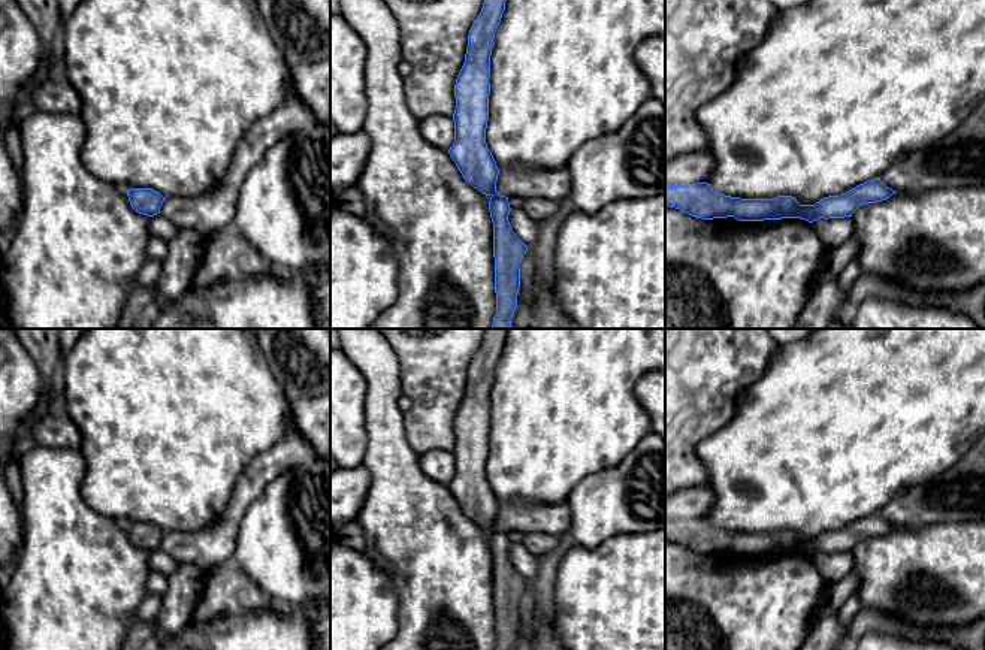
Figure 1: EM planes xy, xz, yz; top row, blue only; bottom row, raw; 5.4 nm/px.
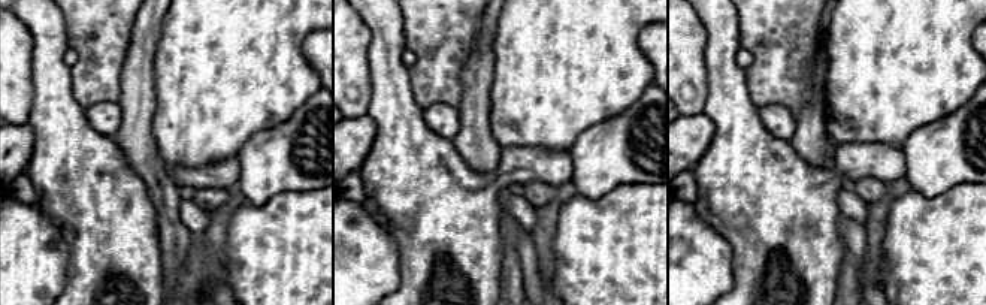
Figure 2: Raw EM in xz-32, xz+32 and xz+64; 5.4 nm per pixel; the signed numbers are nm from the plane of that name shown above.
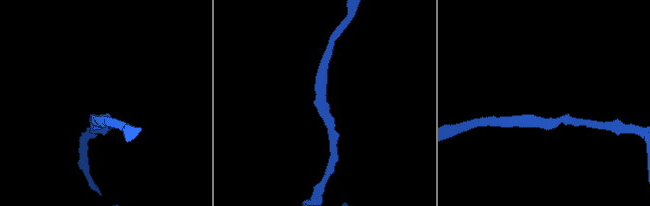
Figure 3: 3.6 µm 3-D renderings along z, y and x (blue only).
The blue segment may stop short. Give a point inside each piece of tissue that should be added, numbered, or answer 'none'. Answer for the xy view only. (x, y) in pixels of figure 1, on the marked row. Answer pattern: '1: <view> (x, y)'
none

